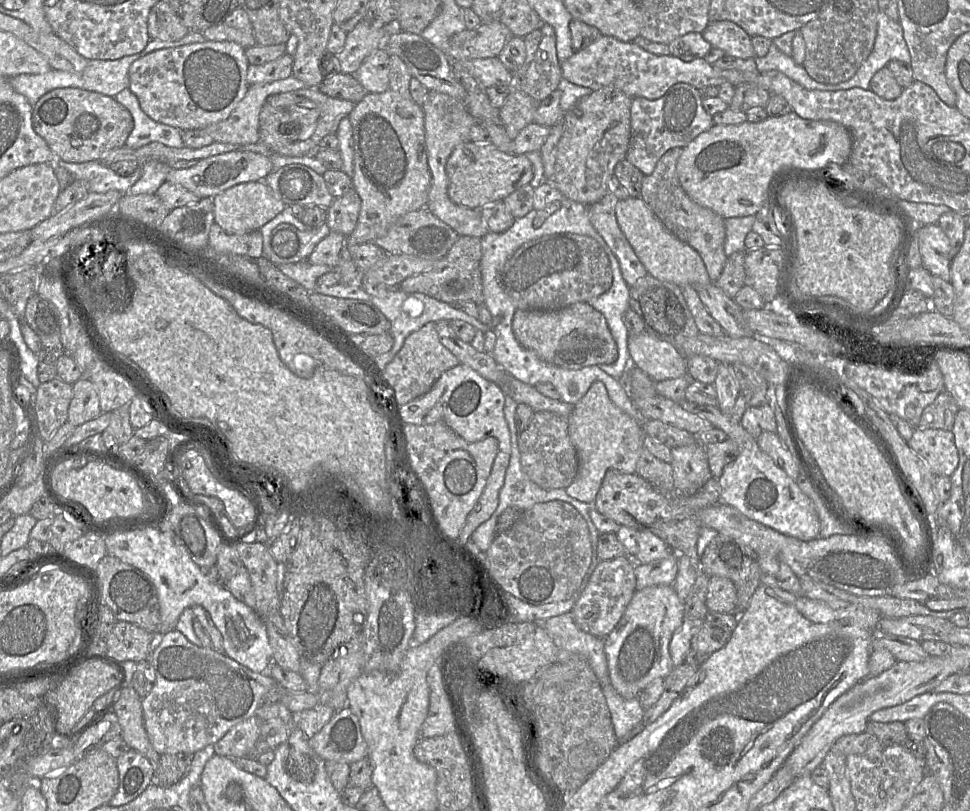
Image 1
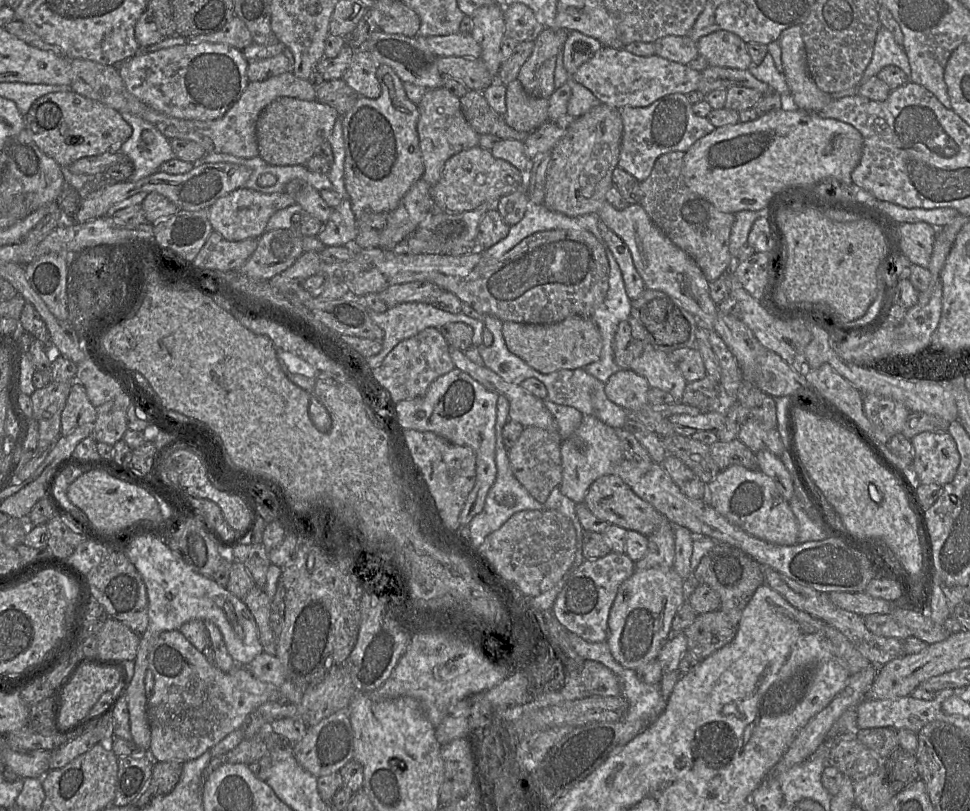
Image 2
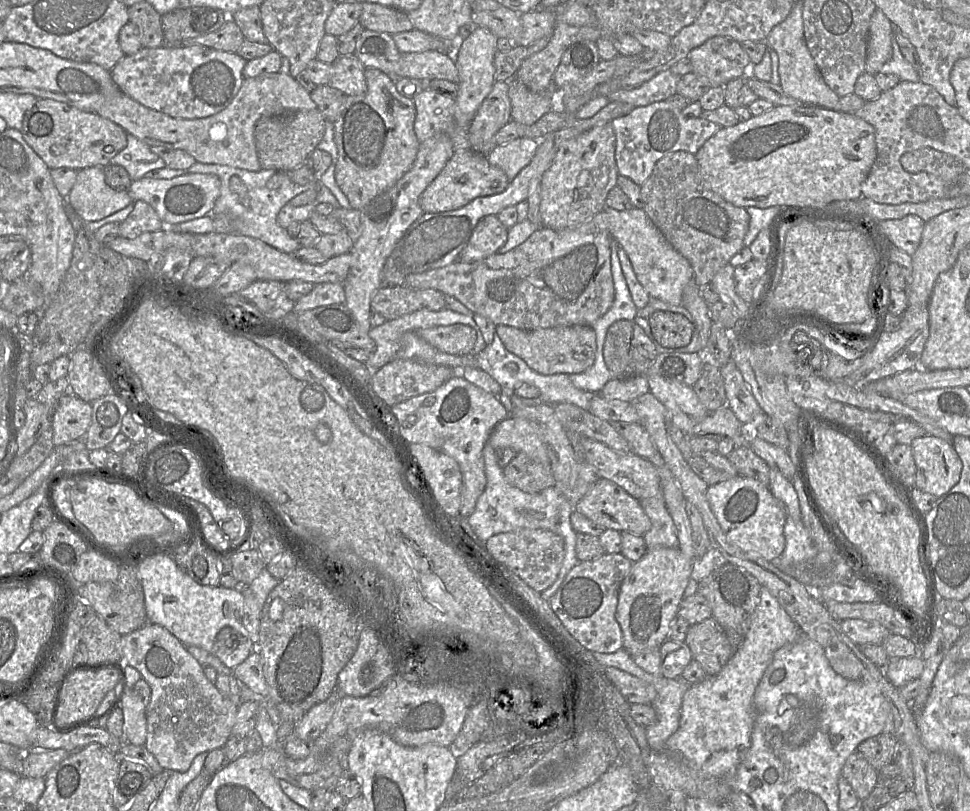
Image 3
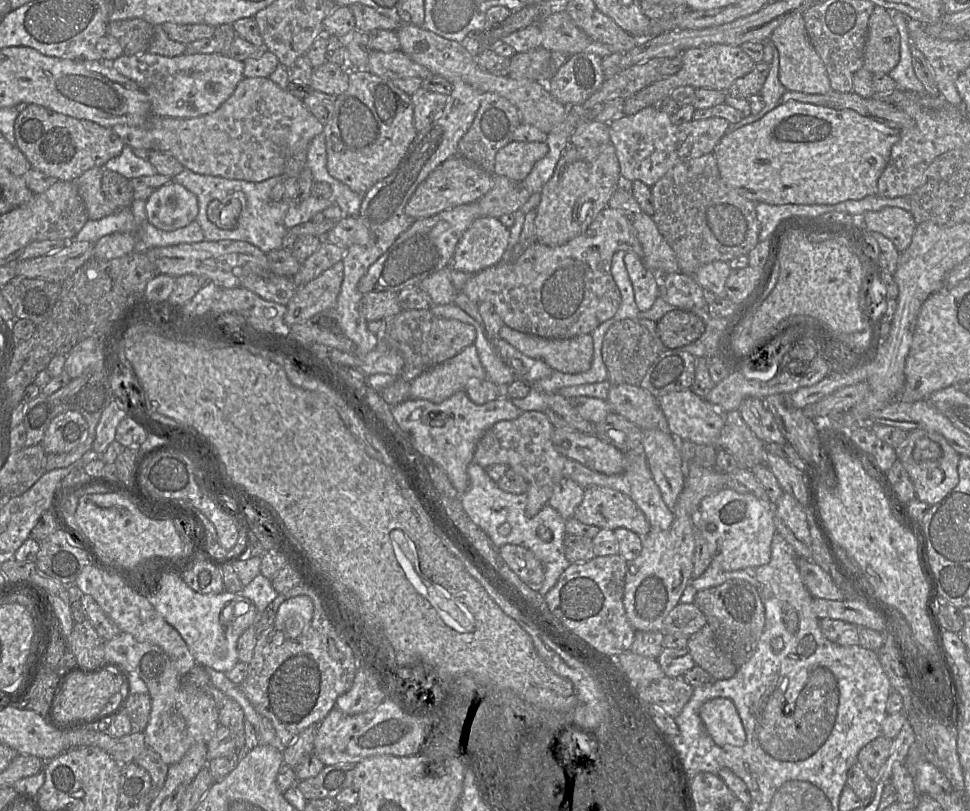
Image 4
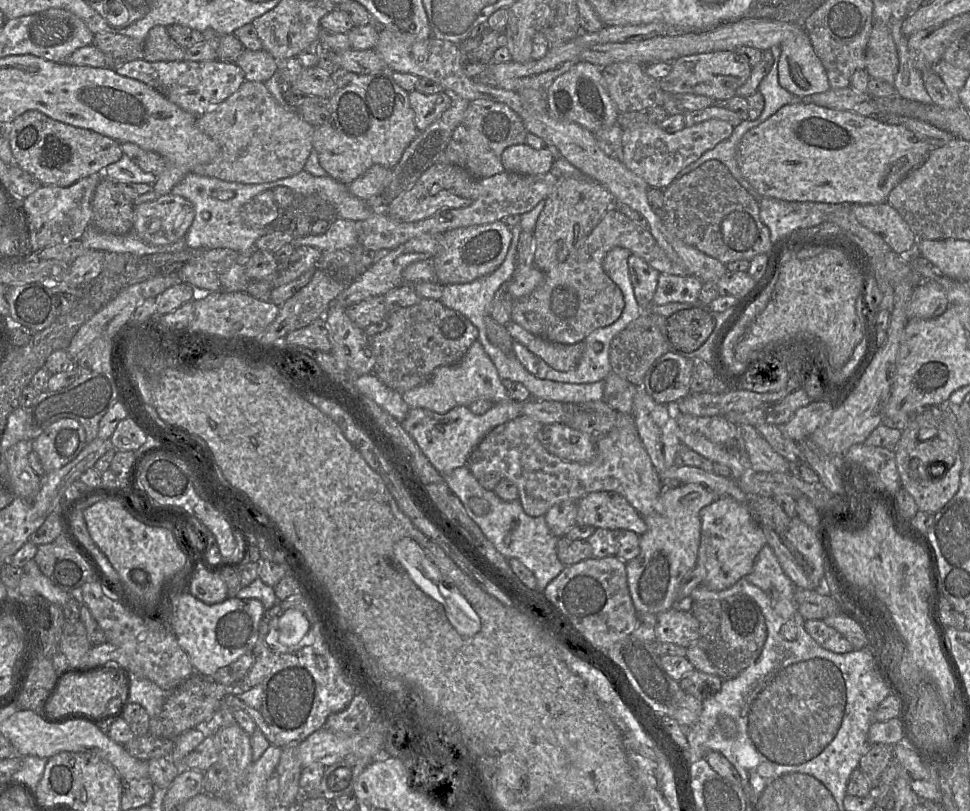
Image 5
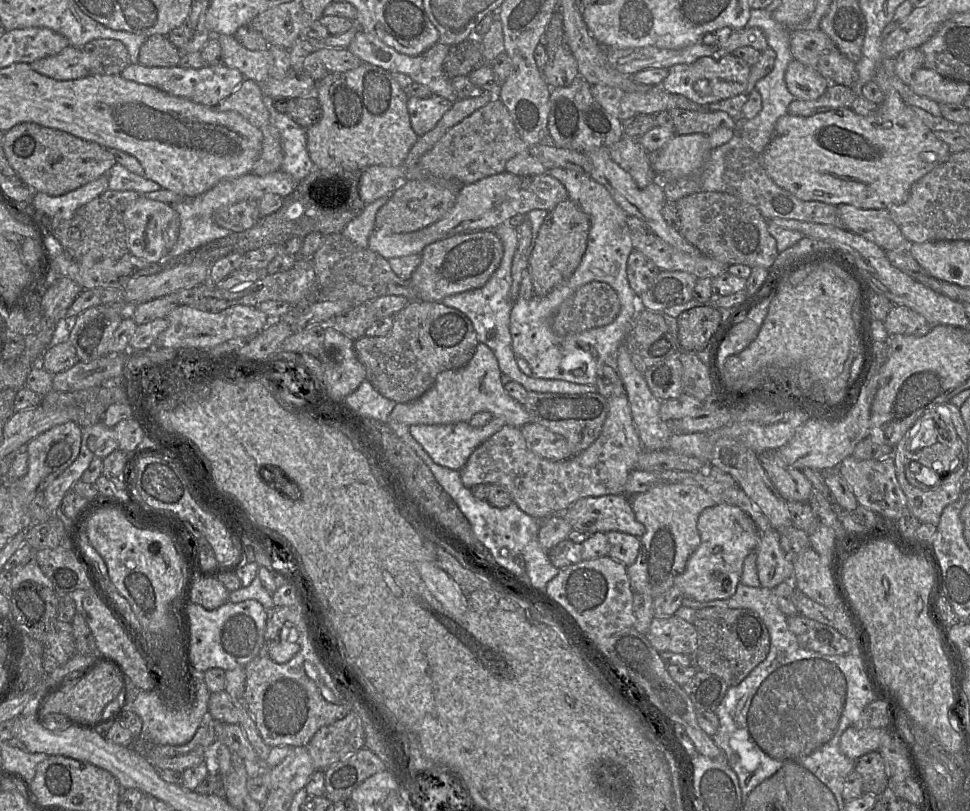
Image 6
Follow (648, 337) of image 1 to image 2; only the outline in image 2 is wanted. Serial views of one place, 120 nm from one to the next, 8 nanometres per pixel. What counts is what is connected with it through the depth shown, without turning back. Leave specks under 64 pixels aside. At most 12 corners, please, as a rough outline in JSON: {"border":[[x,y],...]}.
{"border":[[645,349],[630,369],[682,402],[688,382],[667,352]]}

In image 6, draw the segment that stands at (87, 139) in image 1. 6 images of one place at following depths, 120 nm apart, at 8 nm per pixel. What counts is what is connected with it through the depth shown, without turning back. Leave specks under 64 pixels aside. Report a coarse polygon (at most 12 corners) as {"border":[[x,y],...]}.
{"border":[[23,122],[5,132],[9,165],[60,196],[117,163],[96,142]]}

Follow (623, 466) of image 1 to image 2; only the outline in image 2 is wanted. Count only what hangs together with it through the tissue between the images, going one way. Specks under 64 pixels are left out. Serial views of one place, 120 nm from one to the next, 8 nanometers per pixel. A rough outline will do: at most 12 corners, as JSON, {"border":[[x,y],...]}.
{"border":[[583,416],[562,441],[560,491],[575,503],[624,459],[615,428]]}

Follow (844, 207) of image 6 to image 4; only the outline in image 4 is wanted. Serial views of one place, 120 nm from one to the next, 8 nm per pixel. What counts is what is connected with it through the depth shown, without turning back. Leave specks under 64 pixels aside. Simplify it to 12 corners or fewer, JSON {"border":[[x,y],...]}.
{"border":[[885,207],[854,216],[868,231],[890,239],[898,251],[911,244],[912,213]]}

